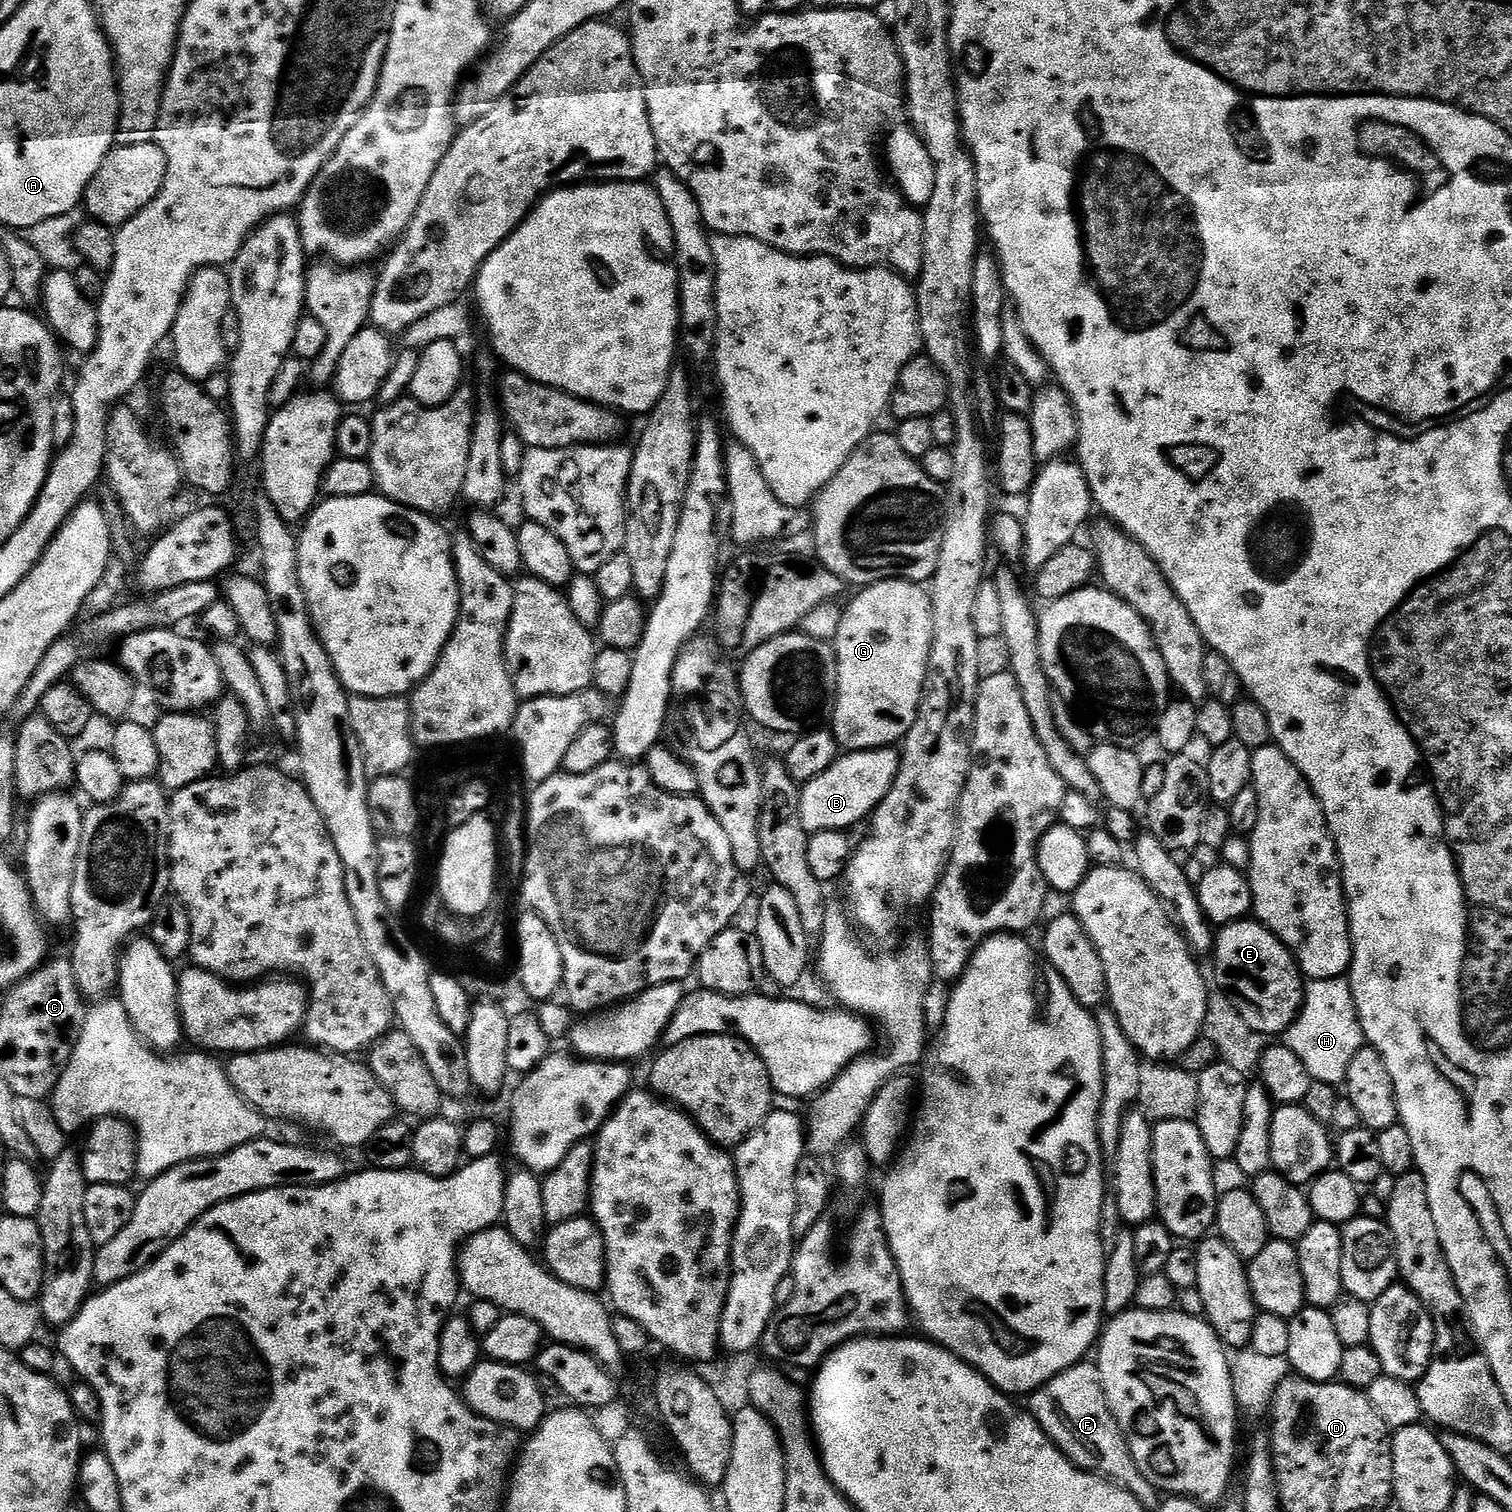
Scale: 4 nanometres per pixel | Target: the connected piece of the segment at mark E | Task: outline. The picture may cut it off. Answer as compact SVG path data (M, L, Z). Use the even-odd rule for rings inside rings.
M1252 918L1238 920L1221 927L1215 933L1214 959L1216 958L1216 980L1218 988L1225 993L1234 1010L1245 1020L1251 1030L1260 1032L1265 1038L1287 1033L1304 1005L1306 980L1296 963L1296 958L1272 931Z

